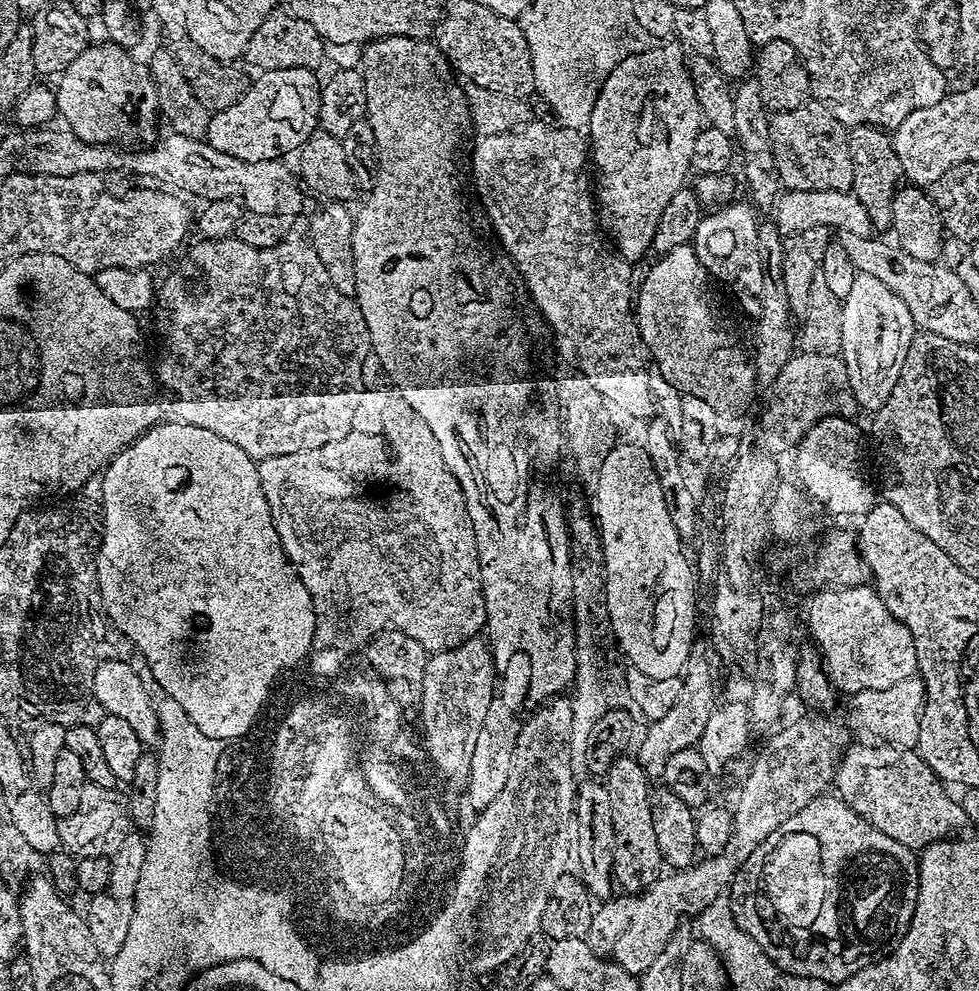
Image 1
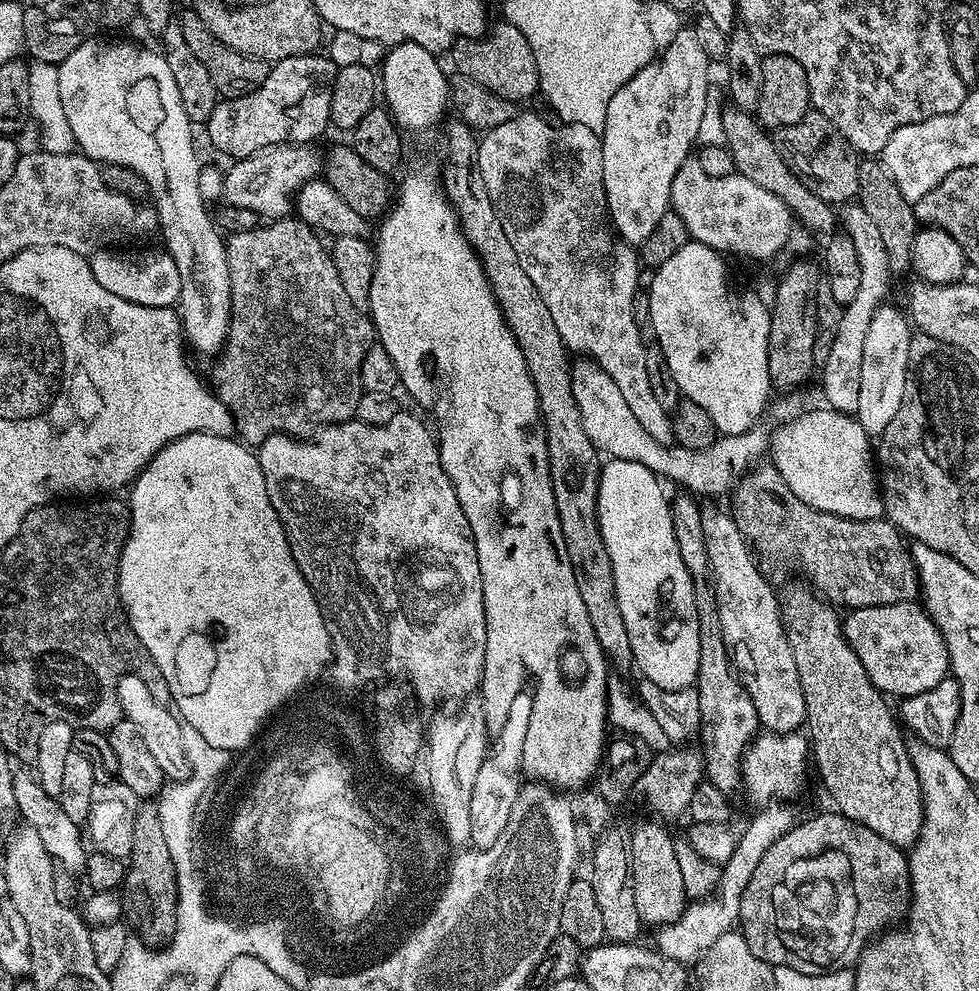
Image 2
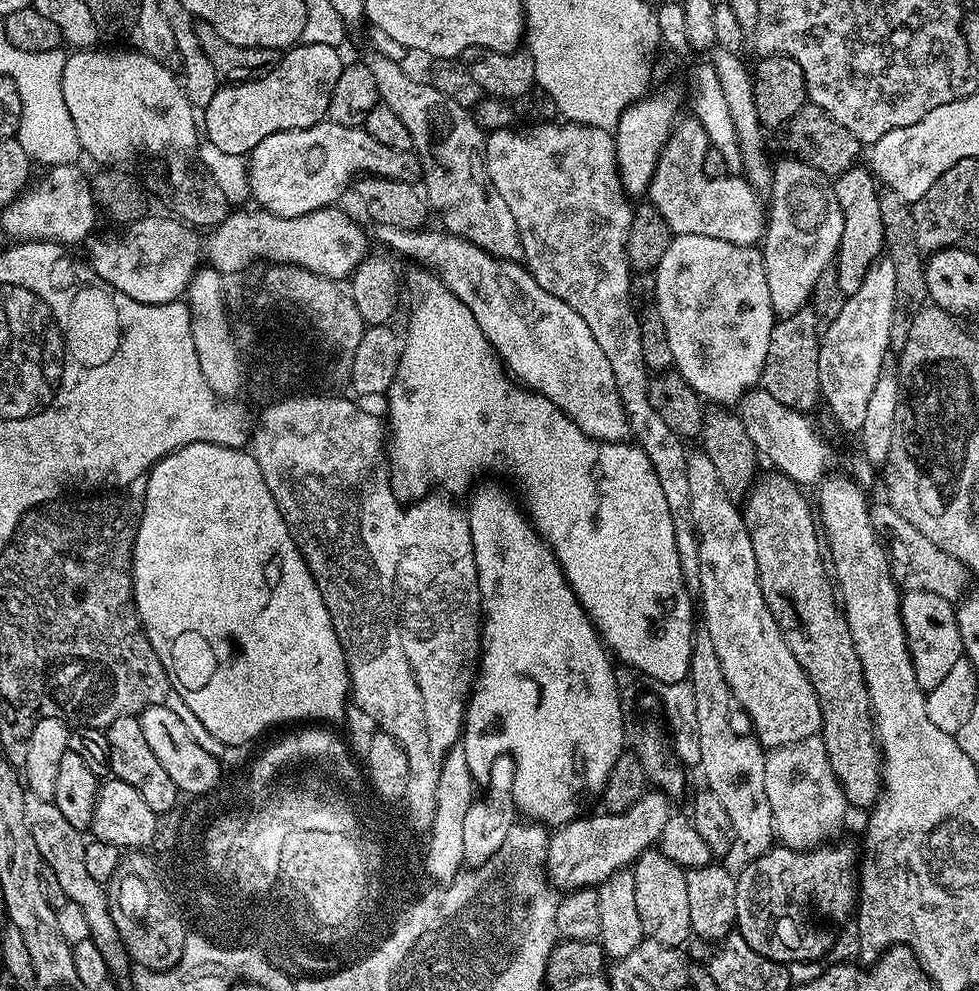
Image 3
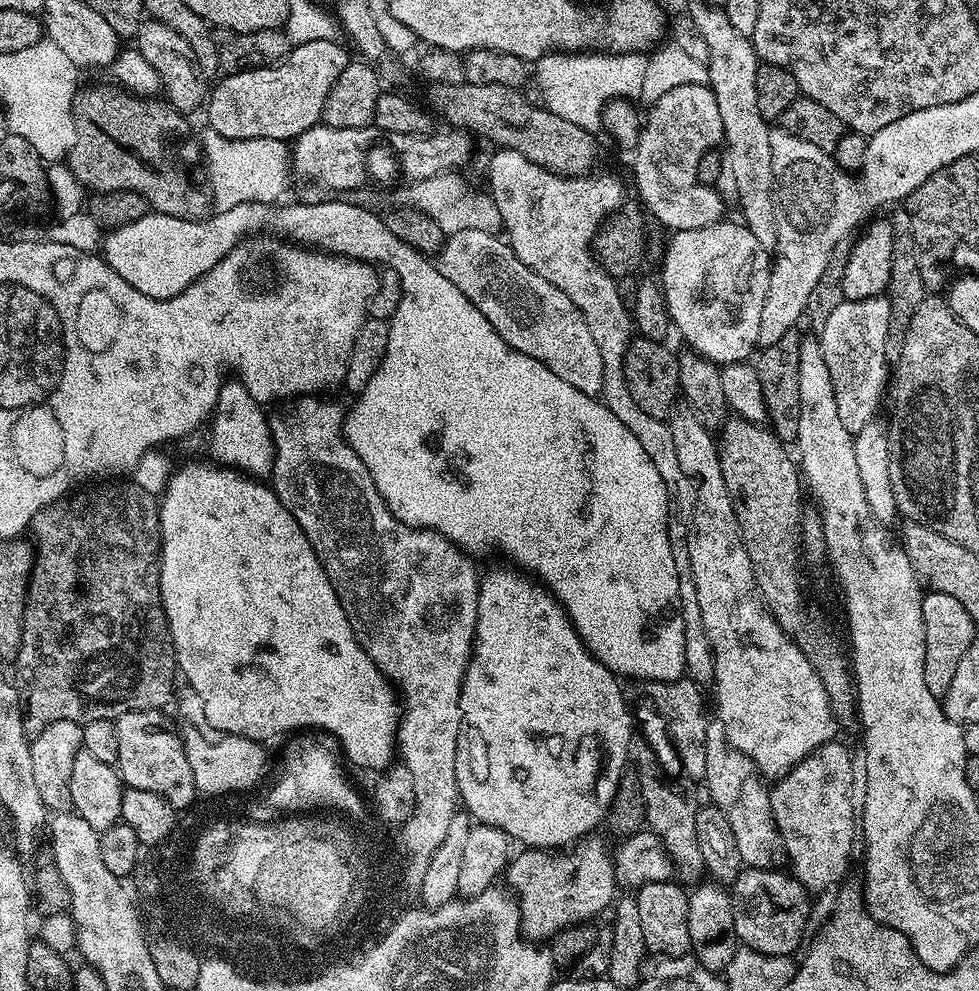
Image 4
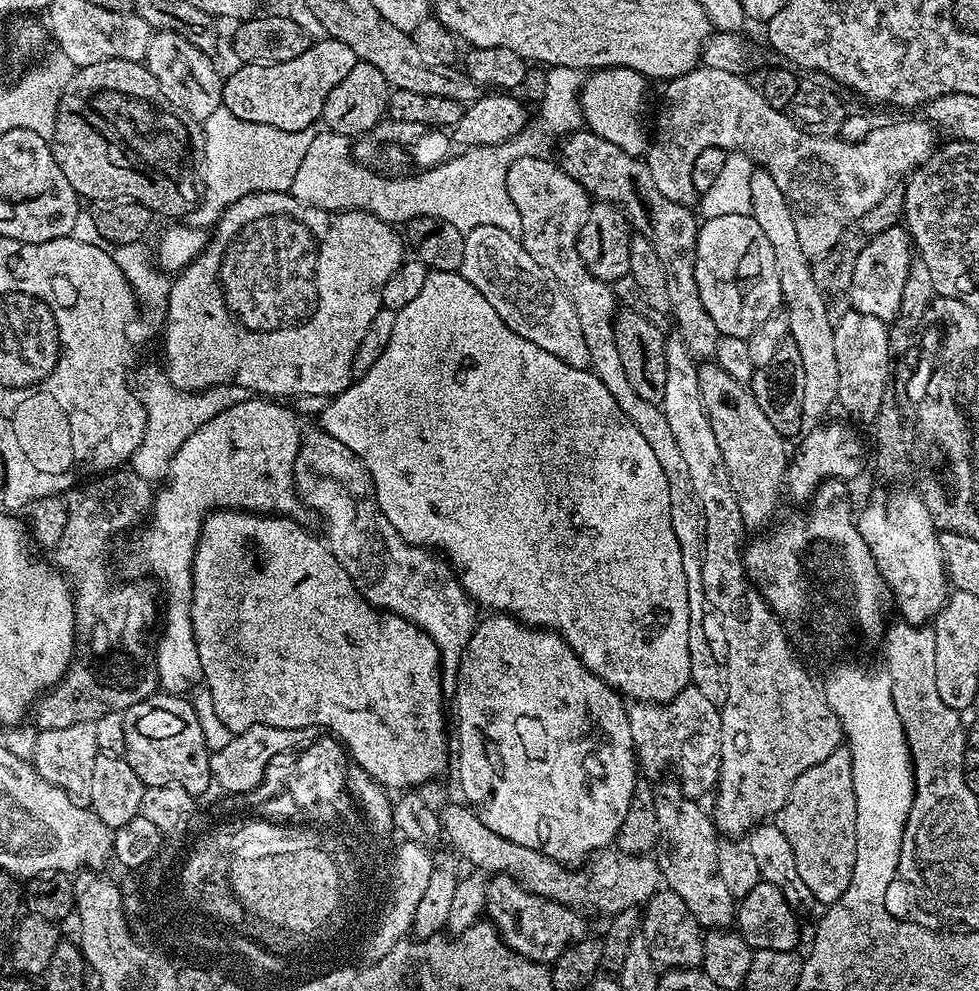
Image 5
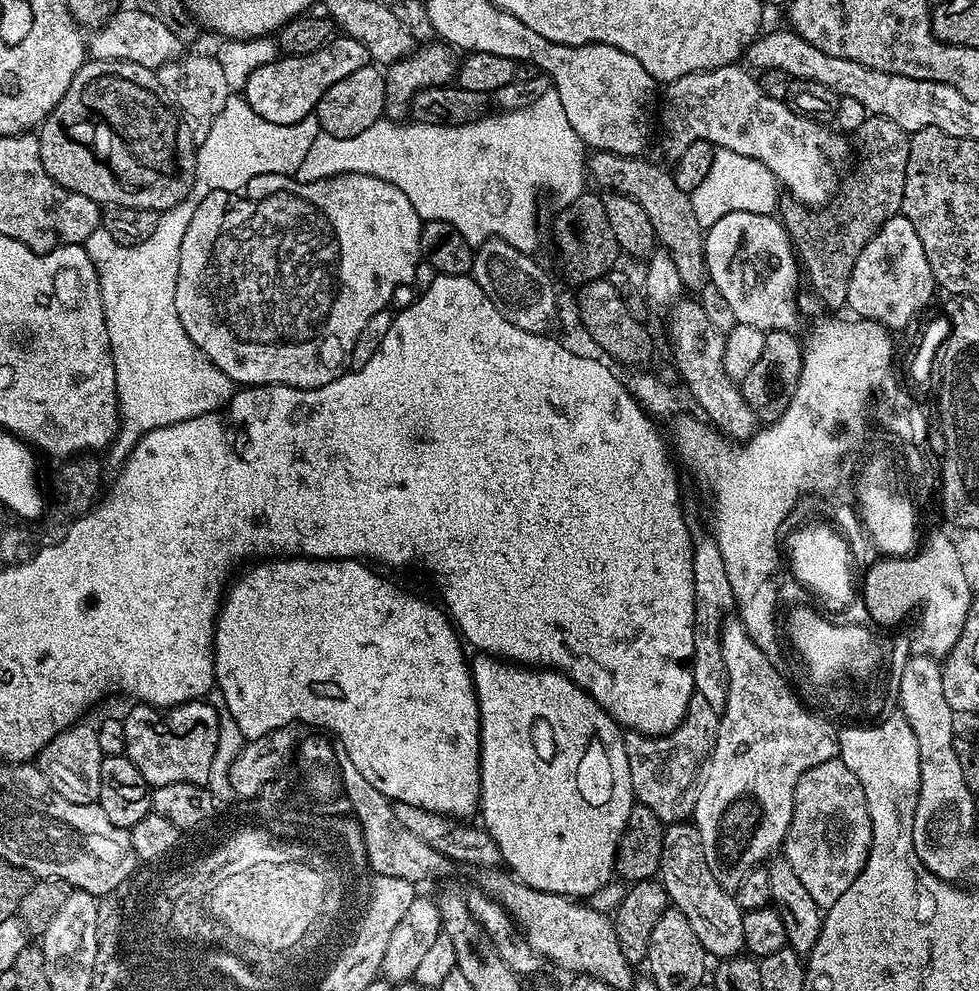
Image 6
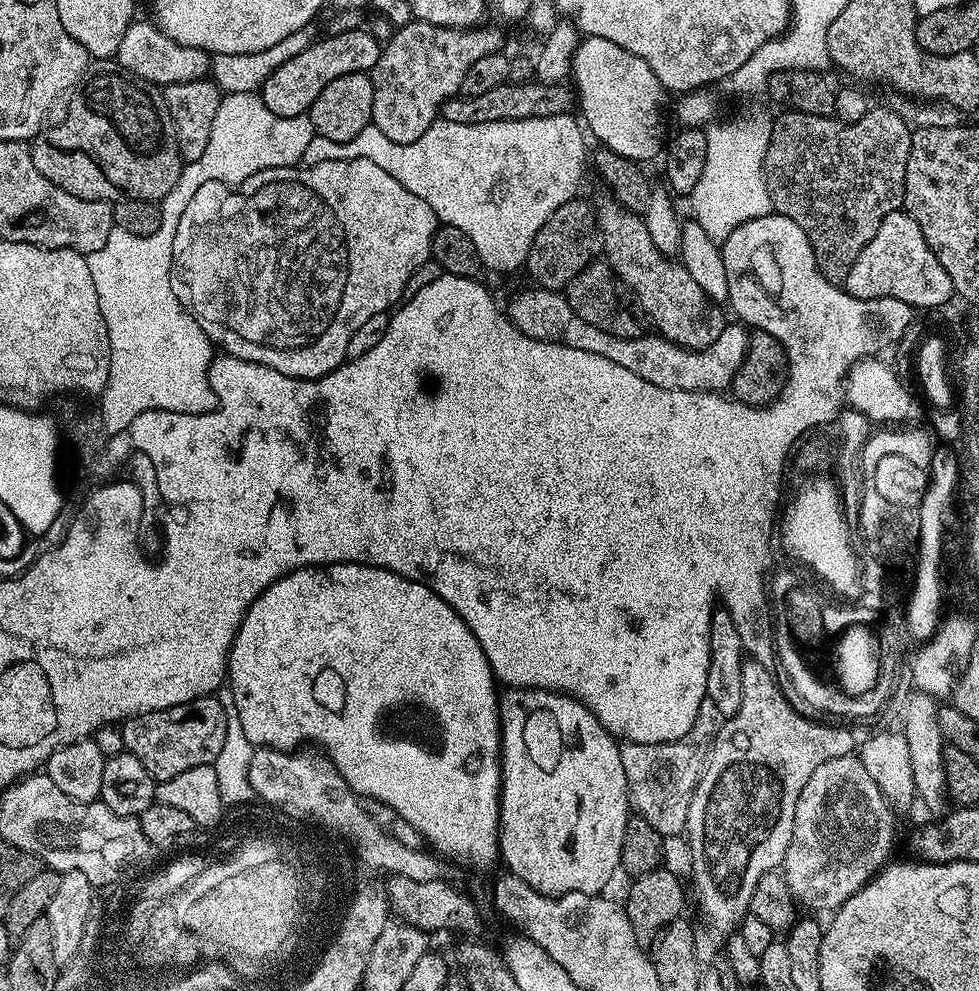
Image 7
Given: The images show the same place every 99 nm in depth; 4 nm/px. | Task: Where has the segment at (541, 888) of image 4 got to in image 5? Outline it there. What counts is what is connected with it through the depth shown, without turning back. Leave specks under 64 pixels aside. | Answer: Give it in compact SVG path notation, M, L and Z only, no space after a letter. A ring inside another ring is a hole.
M493 875L484 886L484 909L487 919L496 927L504 945L515 955L535 964L552 965L575 940L585 939L588 924L575 908L530 894L509 876Z

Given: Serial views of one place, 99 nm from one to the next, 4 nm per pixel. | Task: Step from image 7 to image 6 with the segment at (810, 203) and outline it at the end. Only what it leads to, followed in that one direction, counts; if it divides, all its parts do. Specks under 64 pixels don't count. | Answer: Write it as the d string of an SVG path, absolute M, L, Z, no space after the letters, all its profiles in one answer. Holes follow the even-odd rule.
M869 115L868 120L862 122L860 129L854 133L854 140L856 140L854 152L860 155L860 165L857 166L852 181L849 184L847 181L843 185L834 202L817 212L805 208L803 204L791 198L781 199L778 204L779 215L782 217L784 227L788 229L788 235L792 237L803 275L812 283L817 298L828 308L843 309L847 305L850 274L854 274L854 262L858 262L858 254L862 254L866 242L870 242L870 238L878 234L878 230L885 222L900 212L902 194L906 190L906 162L910 158L910 136L902 126L898 126L898 122L890 122L890 118Z

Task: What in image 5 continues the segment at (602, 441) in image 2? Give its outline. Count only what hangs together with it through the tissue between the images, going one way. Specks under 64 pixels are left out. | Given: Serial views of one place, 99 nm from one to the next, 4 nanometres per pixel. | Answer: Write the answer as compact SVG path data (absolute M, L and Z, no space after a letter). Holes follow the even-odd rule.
M474 226L466 233L464 245L466 251L462 253L460 275L466 278L466 282L470 282L470 286L474 286L474 290L478 290L478 294L482 294L482 298L486 298L486 302L490 302L490 306L494 306L494 310L498 310L498 318L502 318L502 322L510 326L514 334L534 342L536 346L542 346L570 366L589 367L586 338L582 338L582 326L578 322L578 314L574 314L570 298L566 298L566 294L552 281L548 271L538 266L530 254L526 254L519 235L498 230L498 226Z

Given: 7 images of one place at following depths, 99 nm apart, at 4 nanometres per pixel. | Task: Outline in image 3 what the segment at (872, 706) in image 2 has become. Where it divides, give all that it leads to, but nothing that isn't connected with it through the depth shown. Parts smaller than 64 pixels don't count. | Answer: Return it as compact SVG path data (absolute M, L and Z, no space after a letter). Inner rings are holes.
M775 470L769 473L769 476L761 475L755 481L754 487L747 493L742 504L744 524L751 525L748 533L750 546L754 546L762 598L766 598L766 606L774 622L778 622L786 646L790 646L790 654L798 658L798 666L802 666L810 686L814 686L814 694L818 698L821 712L852 712L852 716L864 716L864 728L860 728L860 732L868 732L868 736L828 736L828 741L824 745L826 754L830 758L830 766L842 786L849 805L853 809L868 810L880 798L882 761L880 746L876 743L876 730L872 726L872 707L862 674L862 662L858 658L858 650L854 650L854 638L850 638L850 626L838 603L837 593L834 591L834 584L826 567L822 536L818 531L818 520L814 515L813 505L812 508L808 505L807 498L800 493L803 492L801 485L793 482L789 476L783 476Z

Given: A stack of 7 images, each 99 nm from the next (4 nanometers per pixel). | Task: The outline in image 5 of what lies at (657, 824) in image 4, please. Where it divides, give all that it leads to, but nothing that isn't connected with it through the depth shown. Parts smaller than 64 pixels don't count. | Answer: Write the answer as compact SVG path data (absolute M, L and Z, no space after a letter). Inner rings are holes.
M671 787L656 796L658 834L654 859L660 867L661 881L667 891L678 894L678 898L686 902L688 912L694 914L701 929L727 929L733 923L737 905L718 870L718 833L714 821L707 811L699 808L697 801L684 795L679 787Z

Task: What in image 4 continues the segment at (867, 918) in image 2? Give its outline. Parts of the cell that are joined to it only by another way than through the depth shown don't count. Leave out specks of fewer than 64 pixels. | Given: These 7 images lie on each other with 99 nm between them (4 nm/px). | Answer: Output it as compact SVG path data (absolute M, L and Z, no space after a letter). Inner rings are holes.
M745 867L738 879L732 881L730 895L734 910L736 939L743 947L753 948L767 956L792 956L795 948L800 943L801 945L805 943L804 931L808 928L808 915L812 912L811 906L808 905L810 893L795 876L775 868Z

